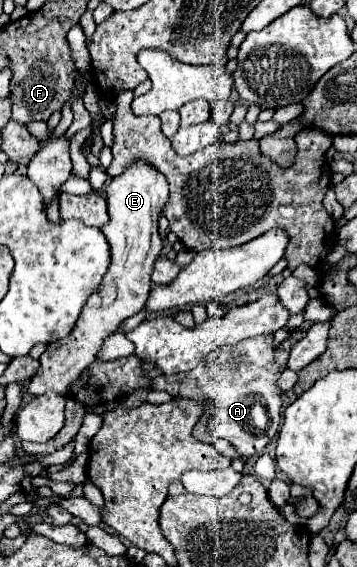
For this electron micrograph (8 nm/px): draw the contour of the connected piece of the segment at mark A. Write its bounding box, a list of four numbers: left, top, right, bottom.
[152,329,302,457]

